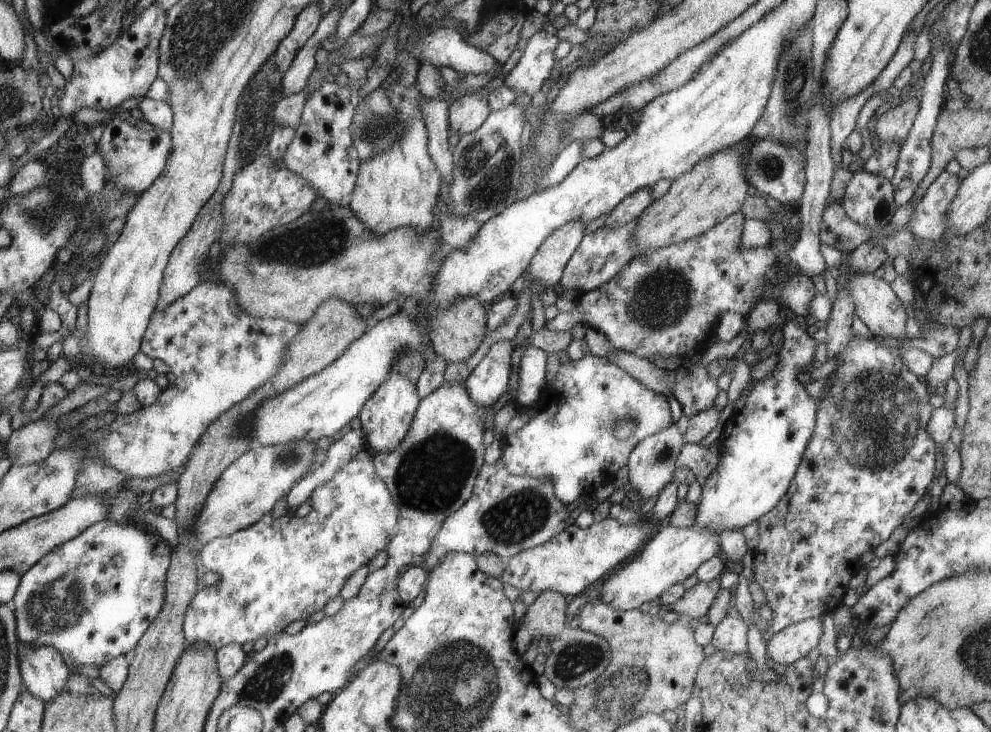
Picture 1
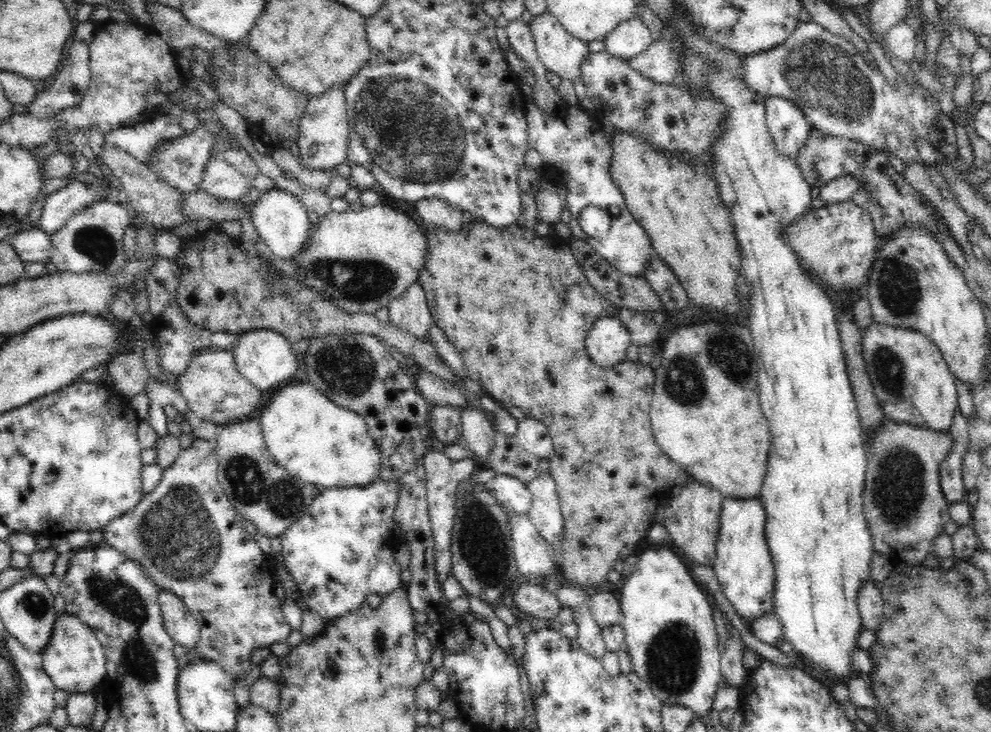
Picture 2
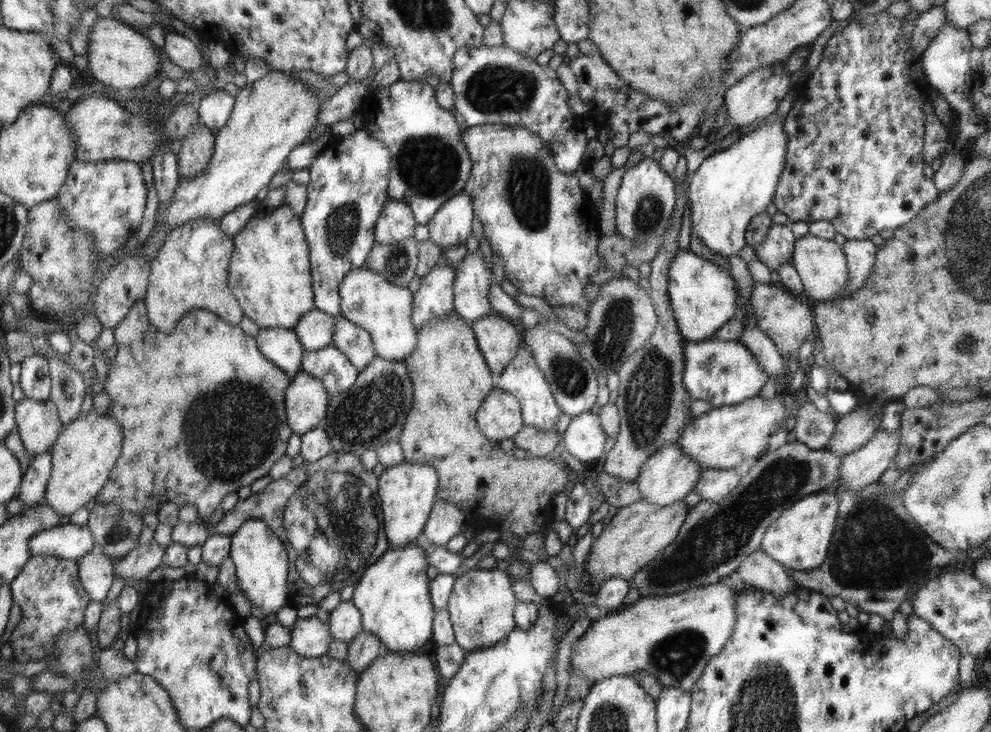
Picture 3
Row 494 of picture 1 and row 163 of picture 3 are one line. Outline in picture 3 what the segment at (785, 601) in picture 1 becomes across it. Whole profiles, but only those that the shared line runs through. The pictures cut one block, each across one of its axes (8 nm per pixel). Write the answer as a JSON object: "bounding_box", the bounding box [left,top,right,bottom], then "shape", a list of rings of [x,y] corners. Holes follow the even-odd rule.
{"bounding_box":[773,11,941,240],"shape":[[[885,11],[868,17],[853,13],[848,20],[850,20],[849,25],[836,31],[826,42],[822,62],[805,80],[806,90],[802,94],[804,102],[794,102],[792,112],[786,118],[786,133],[789,135],[788,154],[785,170],[780,178],[773,202],[778,211],[788,216],[790,222],[813,223],[818,220],[826,220],[831,222],[834,230],[847,240],[864,240],[871,239],[875,234],[879,234],[880,230],[886,230],[886,228],[894,230],[912,222],[914,215],[917,215],[927,204],[938,200],[941,191],[932,179],[925,178],[922,173],[925,162],[921,157],[921,152],[926,129],[924,129],[924,112],[922,112],[921,106],[922,97],[929,92],[928,81],[925,80],[924,65],[921,64],[924,52],[914,53],[911,33],[907,38],[900,31],[903,28],[903,20],[890,16]]]}

